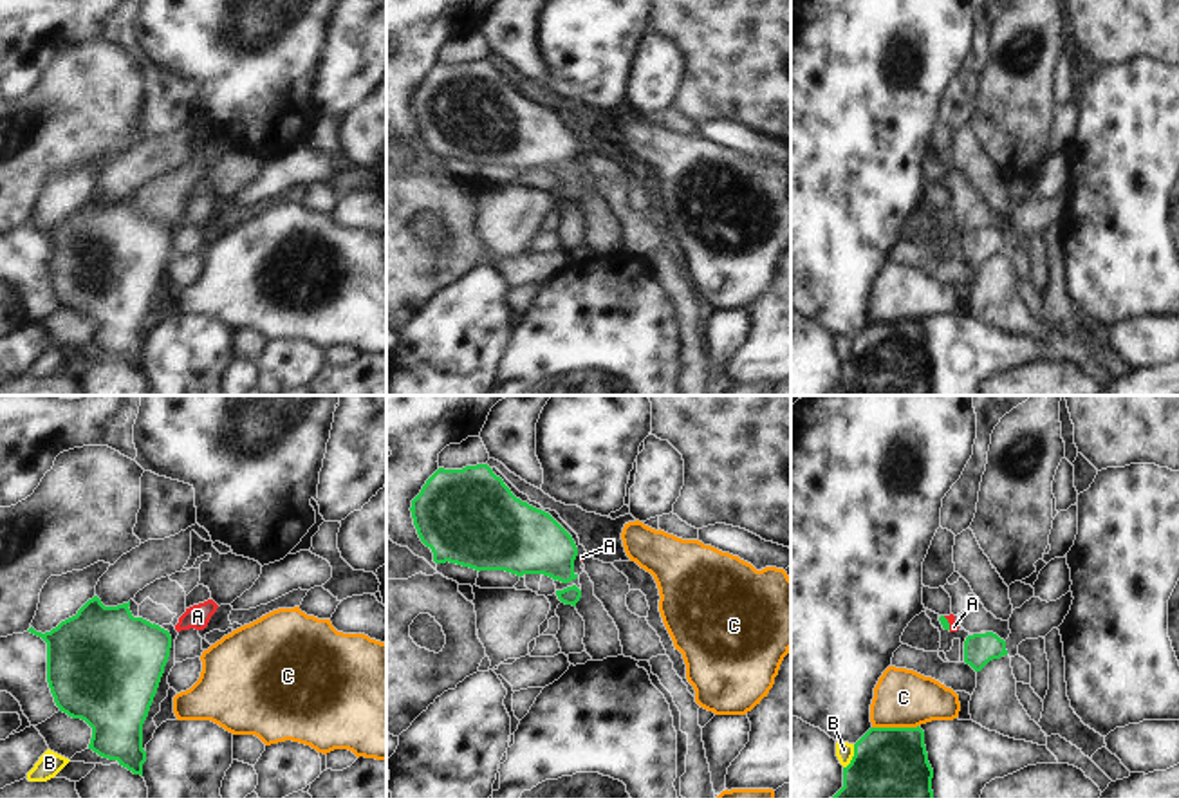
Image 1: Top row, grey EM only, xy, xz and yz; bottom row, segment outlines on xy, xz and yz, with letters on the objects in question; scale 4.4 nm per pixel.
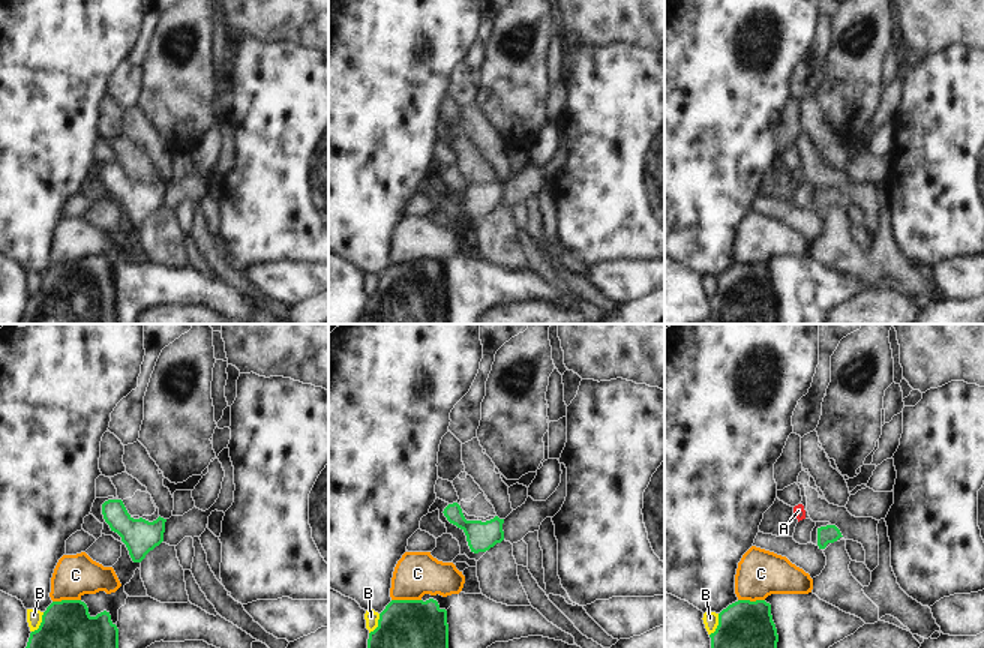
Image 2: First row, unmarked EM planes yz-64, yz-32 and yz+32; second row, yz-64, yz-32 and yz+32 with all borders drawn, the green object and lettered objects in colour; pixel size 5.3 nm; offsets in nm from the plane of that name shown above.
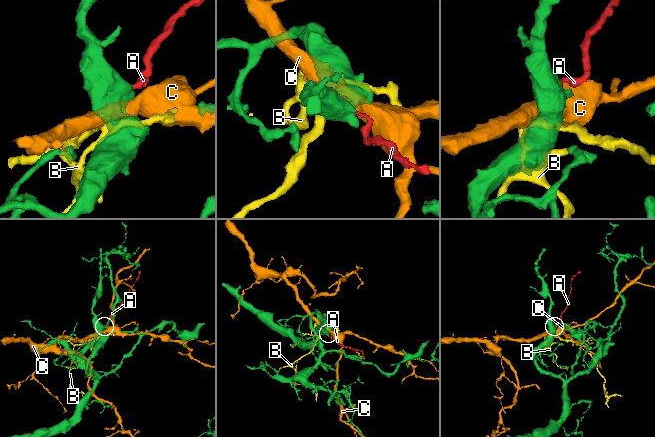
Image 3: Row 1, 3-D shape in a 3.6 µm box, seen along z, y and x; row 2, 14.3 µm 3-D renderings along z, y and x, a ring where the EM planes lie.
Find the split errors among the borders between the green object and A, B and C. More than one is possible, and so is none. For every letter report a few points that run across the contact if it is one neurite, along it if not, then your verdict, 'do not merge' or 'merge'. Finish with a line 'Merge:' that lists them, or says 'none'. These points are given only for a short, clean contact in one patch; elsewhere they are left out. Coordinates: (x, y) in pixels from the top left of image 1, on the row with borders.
A: line yz (943, 620), (948, 623), (954, 627); merge
B: do not merge
C: do not merge
Merge: A

